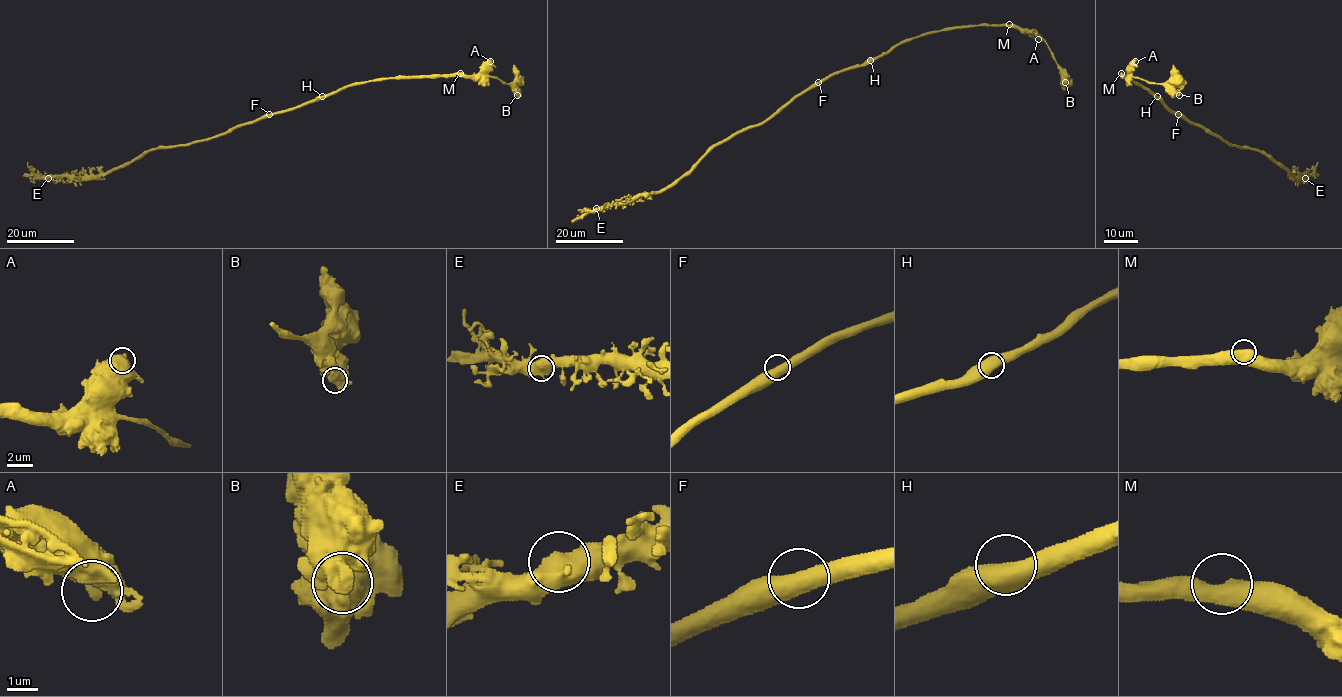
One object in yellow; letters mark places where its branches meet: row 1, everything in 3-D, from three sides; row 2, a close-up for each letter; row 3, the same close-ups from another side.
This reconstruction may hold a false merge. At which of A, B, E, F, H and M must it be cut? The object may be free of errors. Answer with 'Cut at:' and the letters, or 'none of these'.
Cut at: none of these

